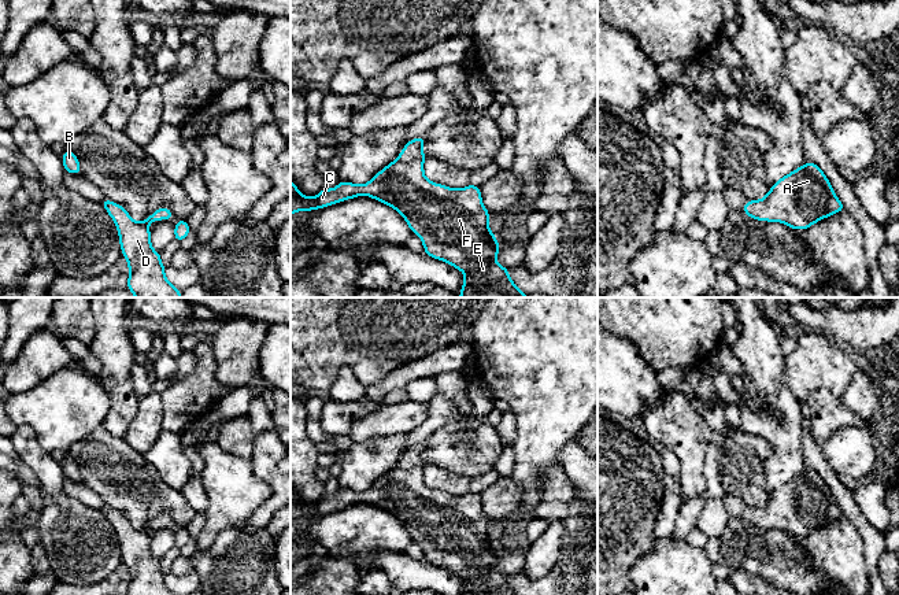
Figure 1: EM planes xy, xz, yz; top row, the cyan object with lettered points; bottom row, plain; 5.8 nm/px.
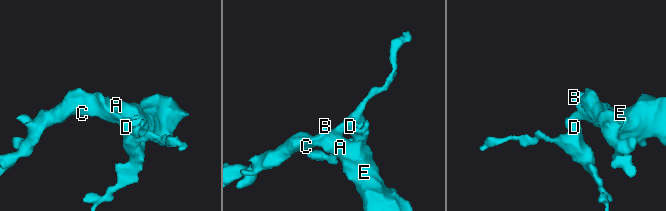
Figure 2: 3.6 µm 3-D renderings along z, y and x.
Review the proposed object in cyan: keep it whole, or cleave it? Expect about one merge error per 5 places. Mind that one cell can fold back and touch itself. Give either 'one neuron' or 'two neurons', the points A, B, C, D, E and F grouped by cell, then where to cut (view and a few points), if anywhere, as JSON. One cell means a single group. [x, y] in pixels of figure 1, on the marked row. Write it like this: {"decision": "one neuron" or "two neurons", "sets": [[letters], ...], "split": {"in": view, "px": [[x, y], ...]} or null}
{"decision": "one neuron", "sets": [["A", "B", "C", "D", "E", "F"]], "split": null}

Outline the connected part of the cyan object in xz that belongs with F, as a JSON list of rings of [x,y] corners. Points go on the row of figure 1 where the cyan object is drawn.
[[[425,136],[410,140],[400,155],[365,185],[340,181],[333,189],[322,188],[317,196],[306,197],[291,180],[291,215],[299,210],[318,210],[360,195],[370,196],[403,215],[411,232],[421,237],[426,255],[445,260],[465,273],[463,287],[458,293],[460,298],[528,298],[514,285],[508,269],[496,262],[500,244],[489,230],[489,211],[482,204],[481,188],[469,184],[455,189],[430,182],[423,174],[426,155],[421,145],[425,140]]]

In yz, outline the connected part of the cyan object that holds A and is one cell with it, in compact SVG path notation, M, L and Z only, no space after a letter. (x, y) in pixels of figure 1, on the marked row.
M807 162L780 178L761 200L746 202L743 211L758 221L783 222L795 230L846 210L818 165Z

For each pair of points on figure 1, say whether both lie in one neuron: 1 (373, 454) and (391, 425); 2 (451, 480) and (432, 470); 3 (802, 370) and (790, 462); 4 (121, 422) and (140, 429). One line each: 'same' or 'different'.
1: different
2: same
3: different
4: different

